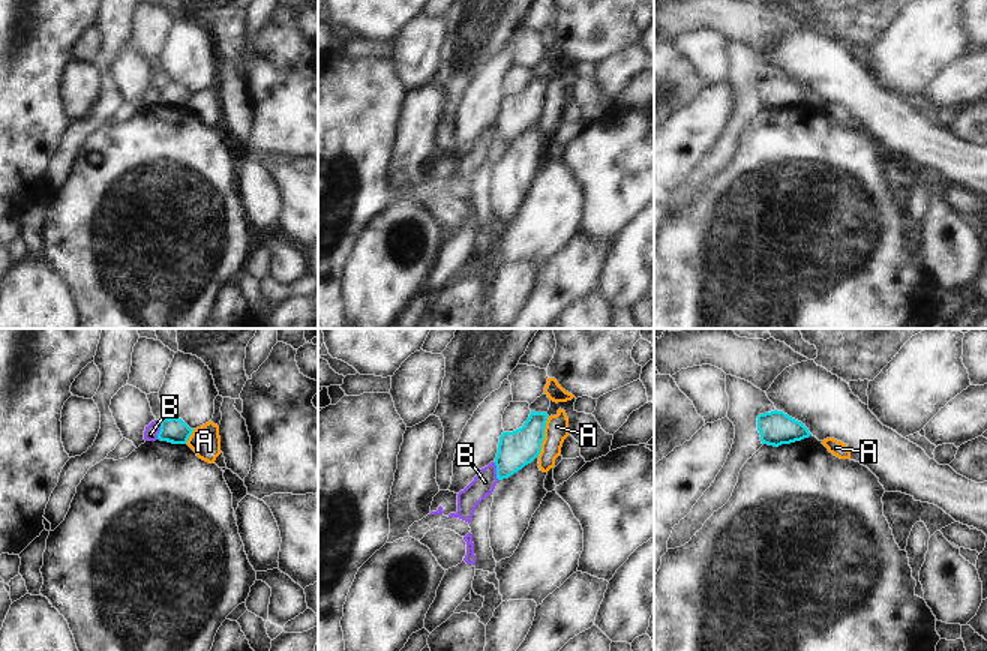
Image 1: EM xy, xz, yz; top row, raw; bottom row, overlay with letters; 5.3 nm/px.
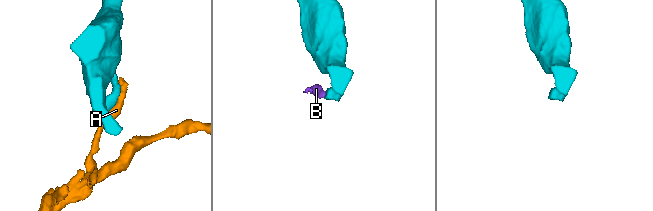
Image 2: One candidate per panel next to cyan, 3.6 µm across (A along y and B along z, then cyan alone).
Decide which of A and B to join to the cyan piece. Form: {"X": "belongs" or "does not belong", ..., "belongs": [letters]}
{"A": "does not belong", "B": "does not belong", "belongs": []}

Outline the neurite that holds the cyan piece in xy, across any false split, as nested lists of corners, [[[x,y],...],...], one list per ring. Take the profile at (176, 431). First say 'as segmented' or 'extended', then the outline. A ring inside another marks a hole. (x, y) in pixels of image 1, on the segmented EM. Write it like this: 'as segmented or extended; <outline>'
as segmented; [[[160,418],[160,430],[158,440],[172,444],[186,444],[194,429],[190,429],[182,418]]]

